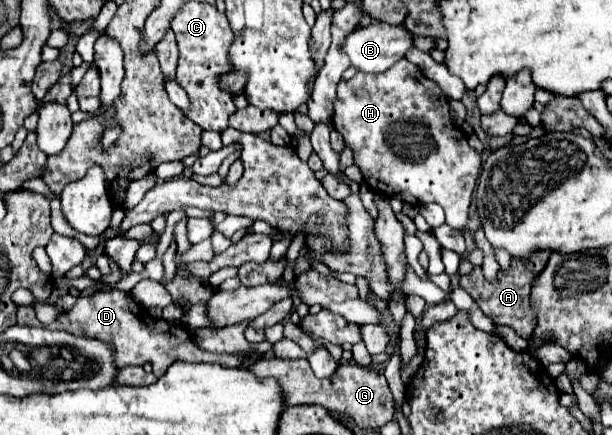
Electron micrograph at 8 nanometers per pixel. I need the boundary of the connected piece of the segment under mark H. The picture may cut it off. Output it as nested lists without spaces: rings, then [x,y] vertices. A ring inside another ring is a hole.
[[[402,58],[382,74],[358,72],[354,78],[342,80],[338,84],[338,94],[334,100],[332,124],[342,134],[344,144],[352,148],[354,164],[364,174],[370,190],[416,206],[436,202],[444,208],[445,223],[454,232],[462,232],[466,228],[482,158],[476,150],[470,148],[466,134],[454,126],[448,112],[446,96],[442,94],[438,84],[428,80],[416,64]]]

